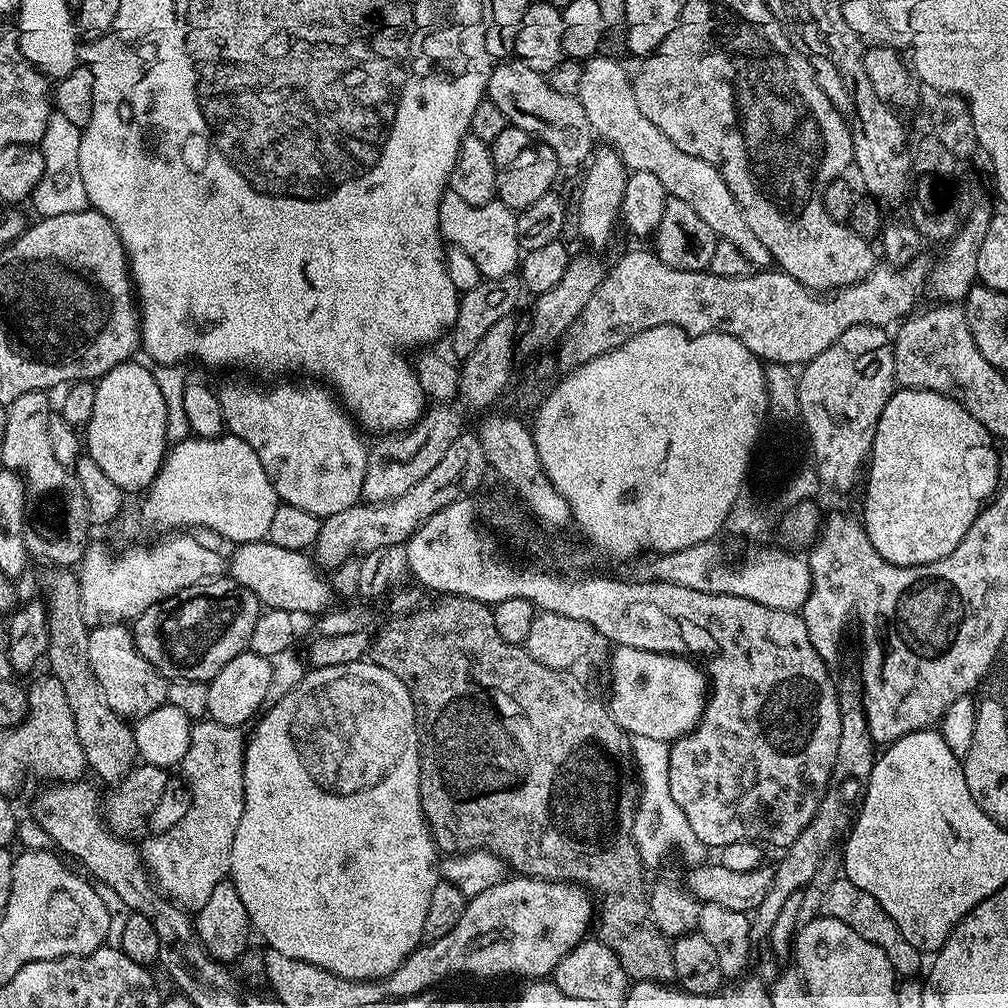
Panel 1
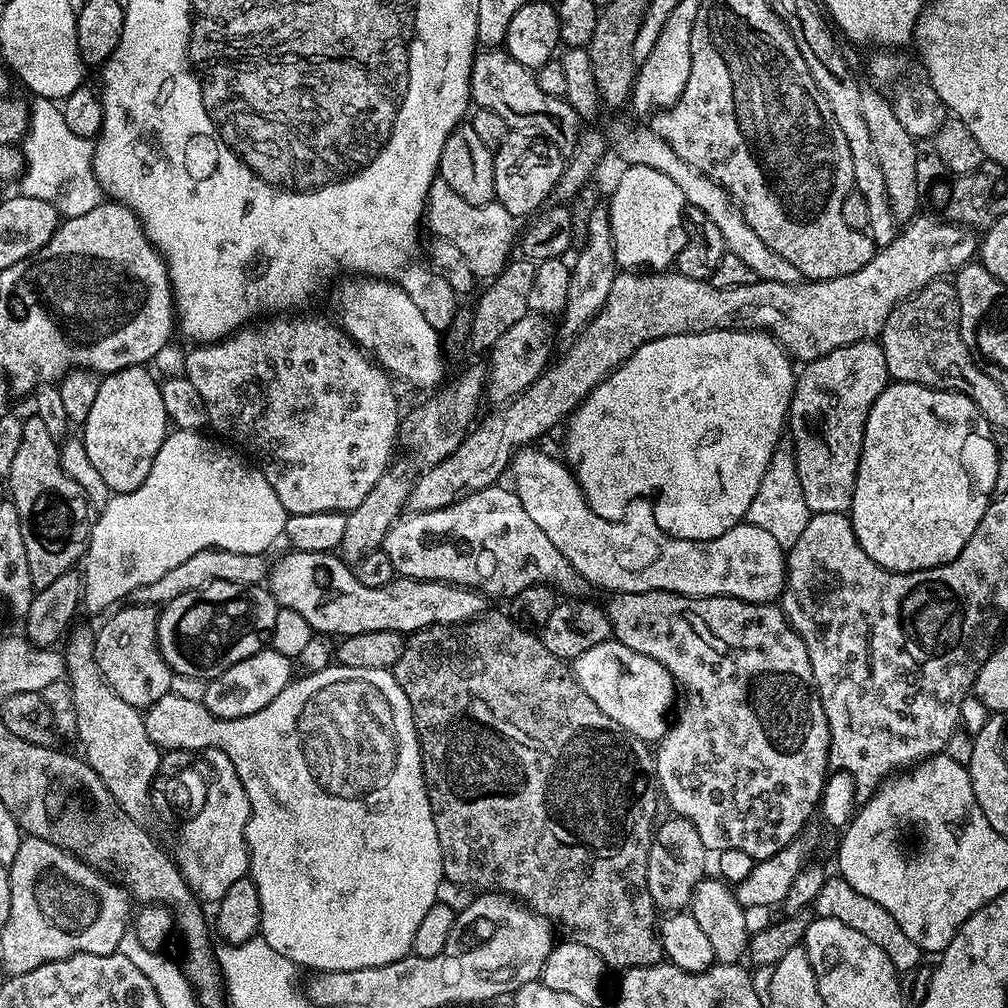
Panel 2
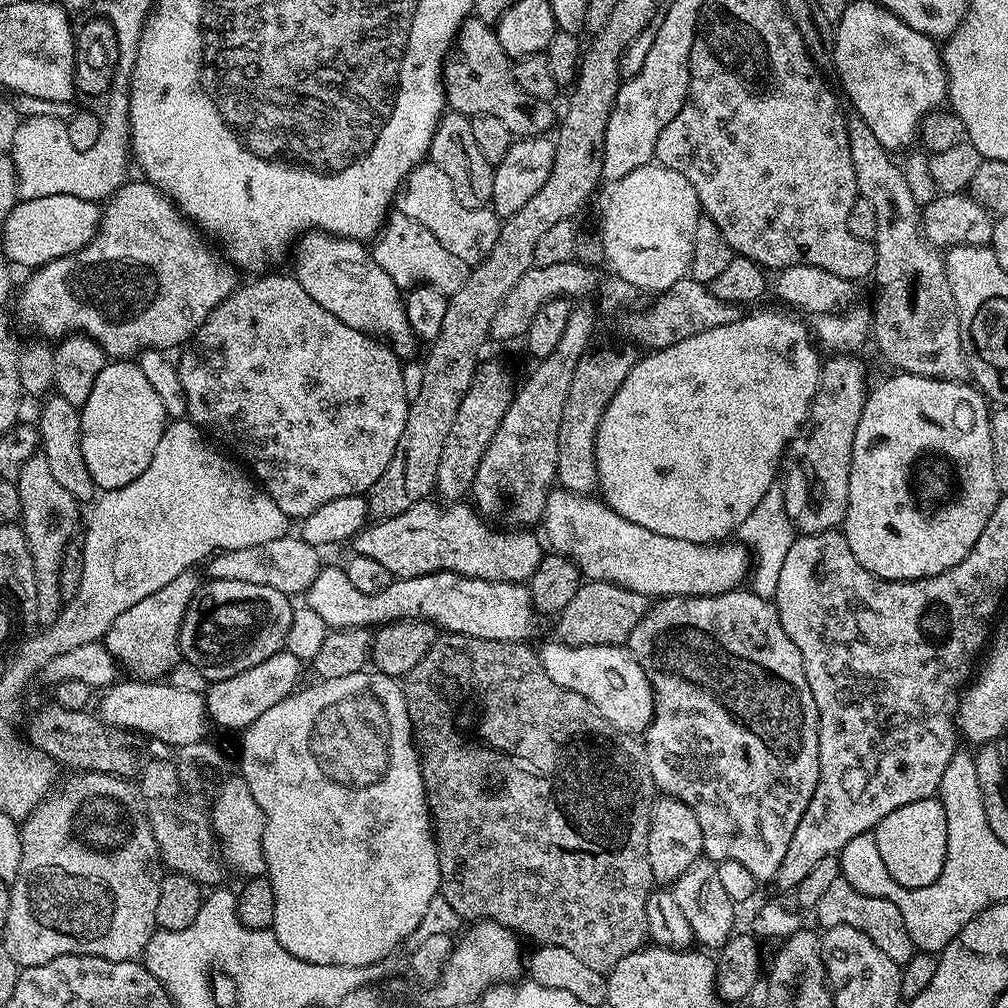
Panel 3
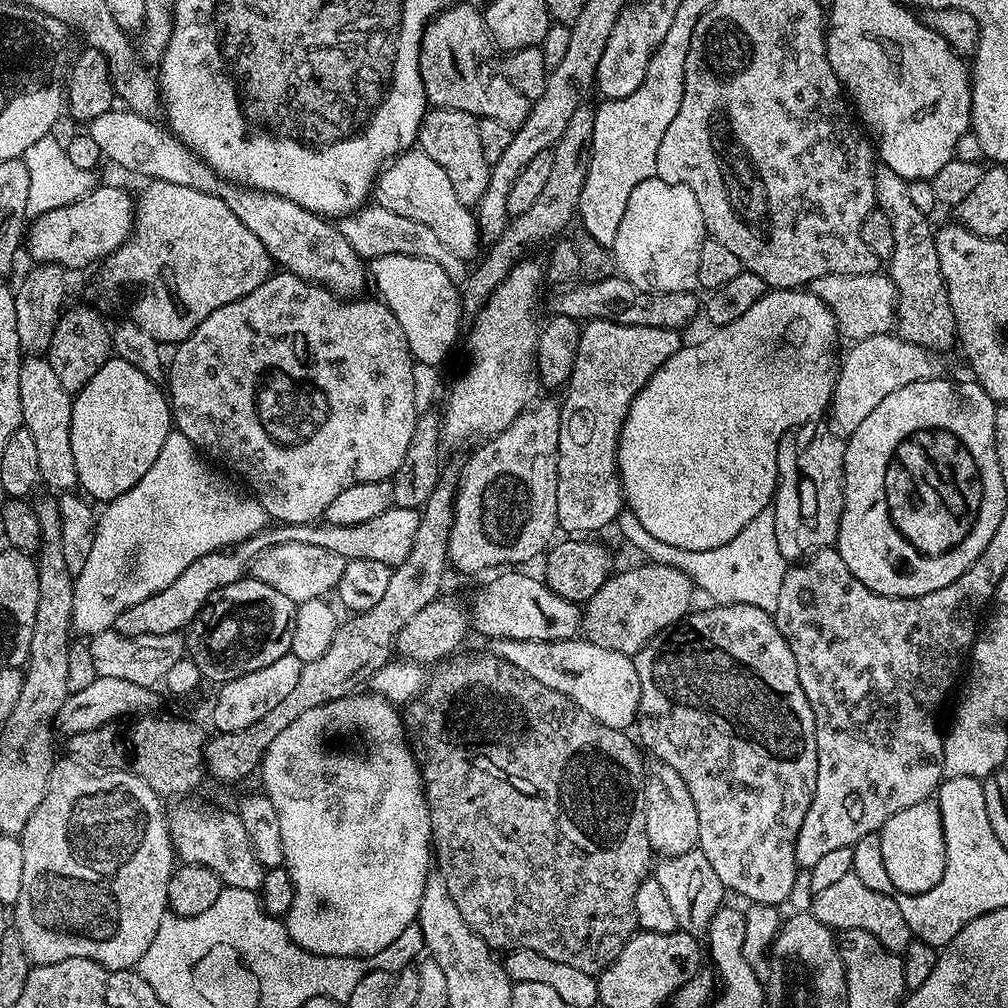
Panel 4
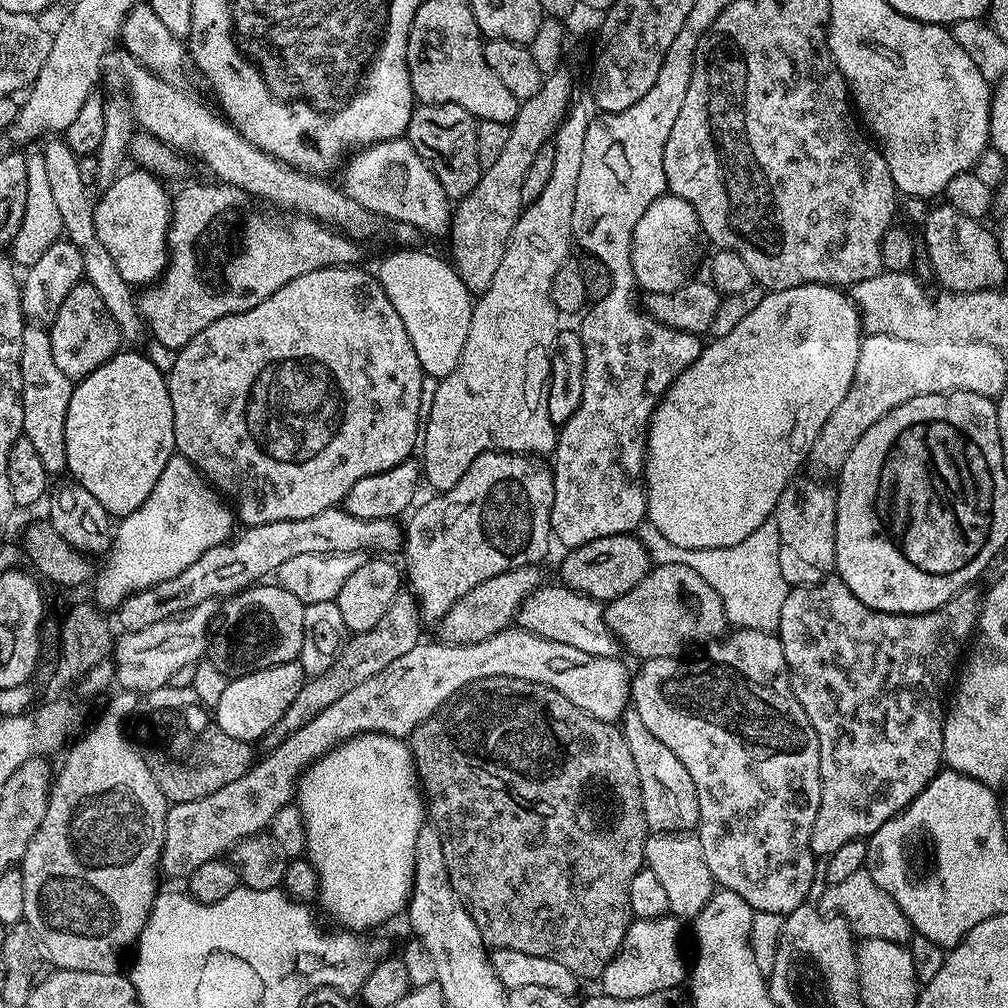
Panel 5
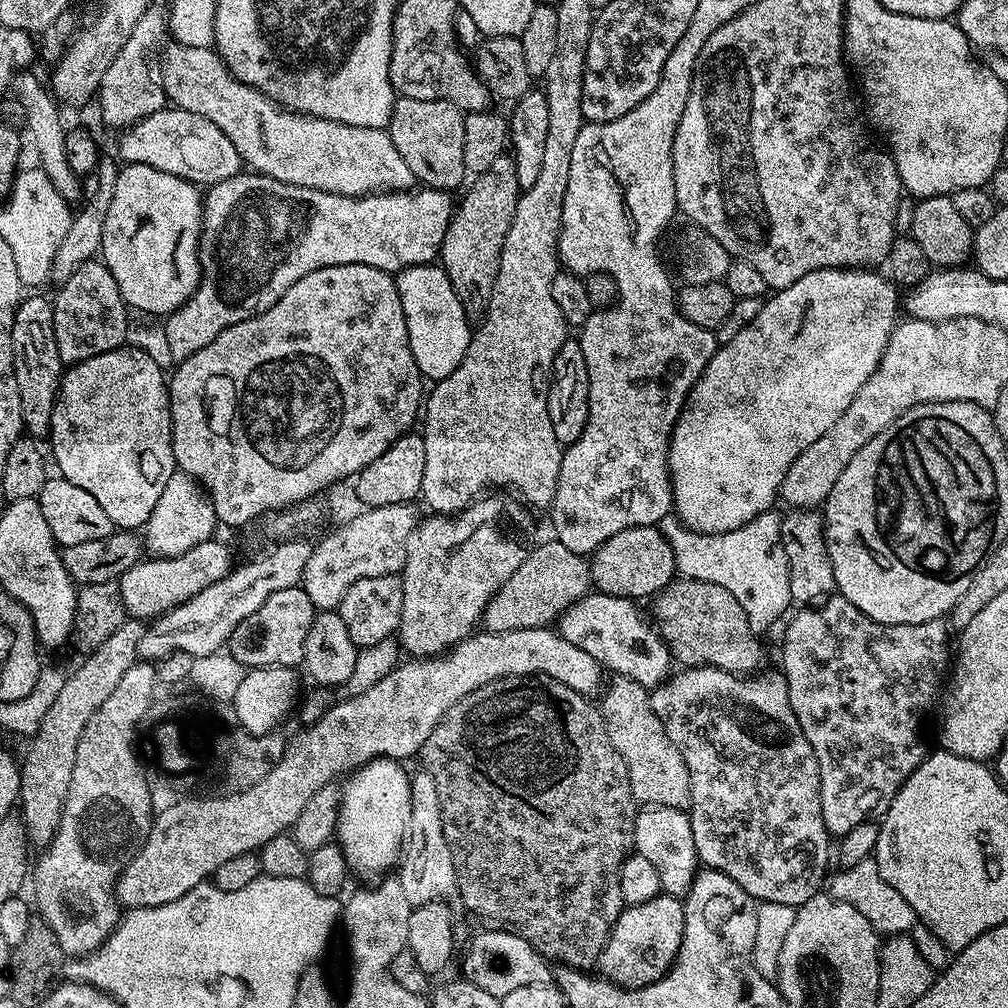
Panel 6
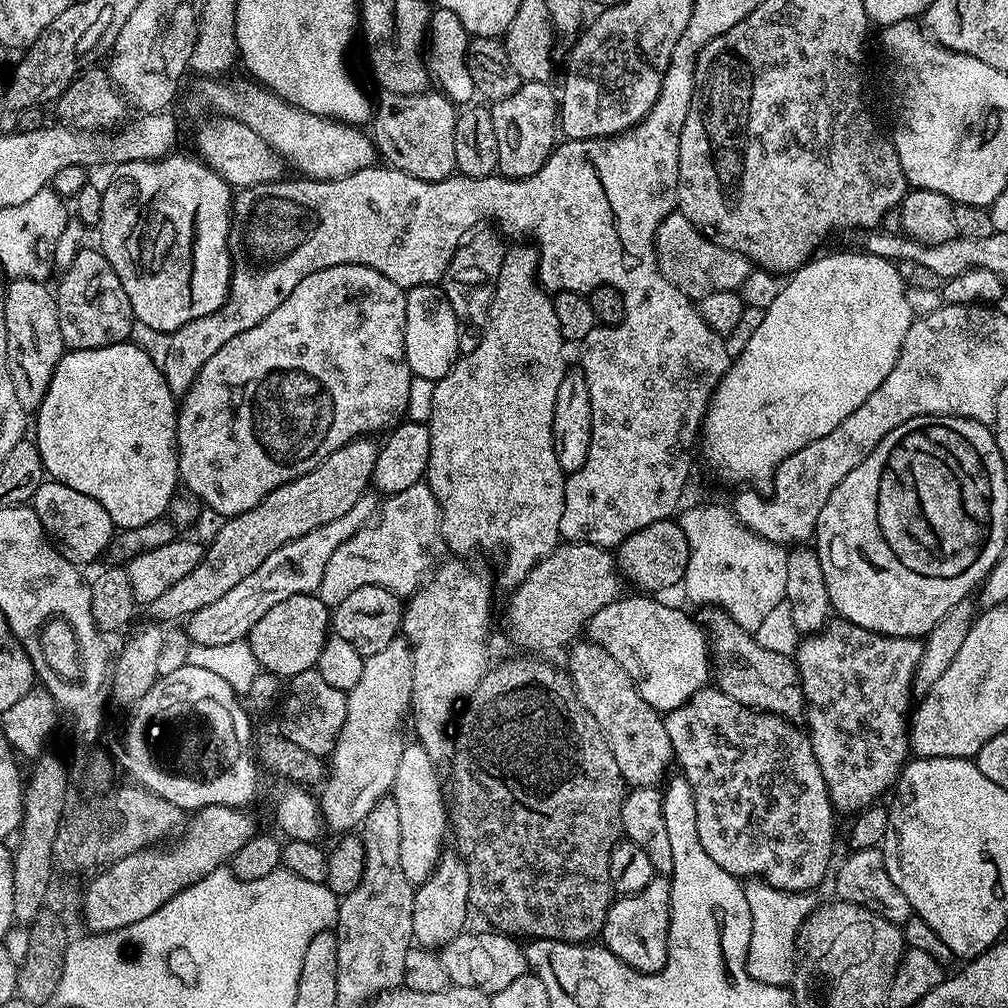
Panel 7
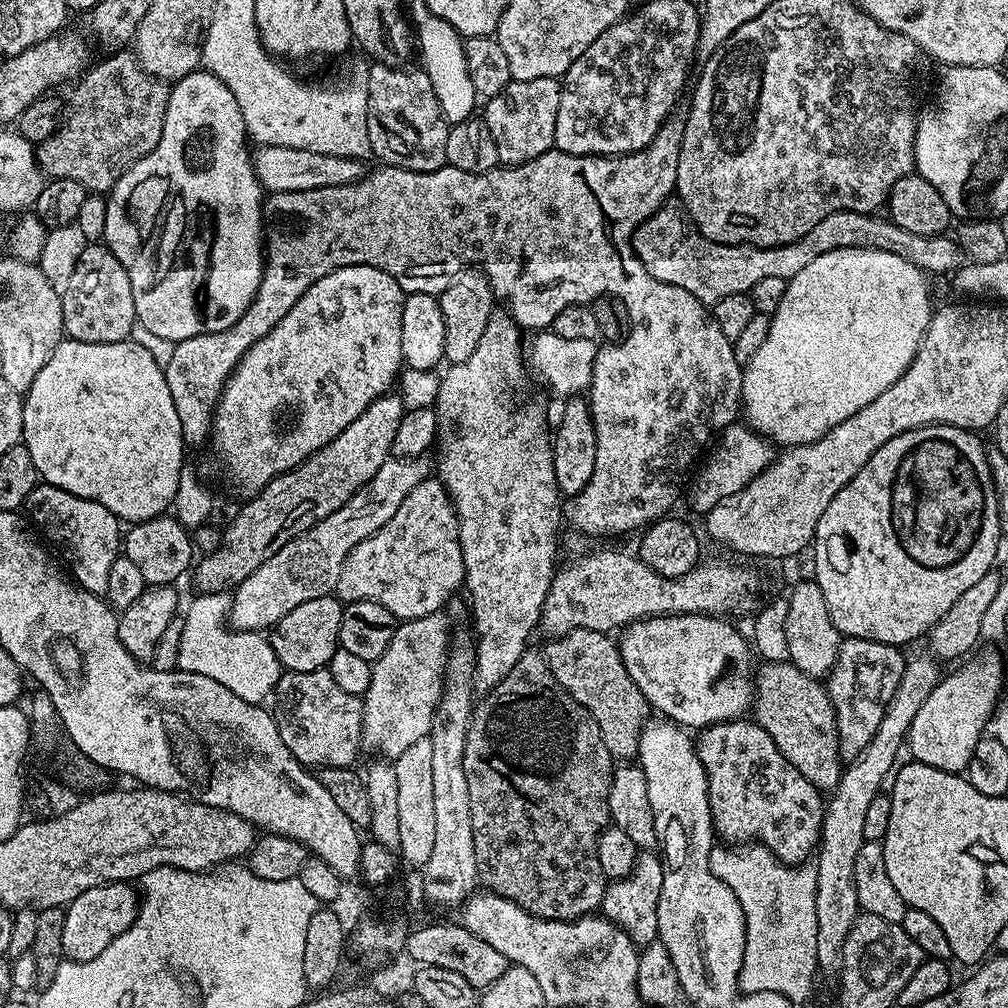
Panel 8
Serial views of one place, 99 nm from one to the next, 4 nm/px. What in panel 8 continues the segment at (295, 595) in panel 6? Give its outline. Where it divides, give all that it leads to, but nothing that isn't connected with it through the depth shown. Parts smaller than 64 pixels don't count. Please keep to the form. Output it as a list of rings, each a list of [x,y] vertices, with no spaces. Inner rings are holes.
[[[332,594],[322,598],[310,598],[310,602],[294,606],[294,610],[290,610],[286,618],[279,620],[270,632],[272,649],[281,669],[289,672],[309,672],[327,668],[330,658],[334,658],[336,649],[340,647],[343,613],[344,604]]]

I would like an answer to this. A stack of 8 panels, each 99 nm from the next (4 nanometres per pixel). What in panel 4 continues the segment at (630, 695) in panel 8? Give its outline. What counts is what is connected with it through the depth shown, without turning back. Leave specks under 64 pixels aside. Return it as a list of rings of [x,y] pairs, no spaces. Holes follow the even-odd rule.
[[[659,762],[649,763],[646,775],[646,838],[650,838],[653,853],[667,858],[693,851],[700,842],[698,810],[694,810],[694,798],[690,798],[686,782],[682,782],[678,770]]]

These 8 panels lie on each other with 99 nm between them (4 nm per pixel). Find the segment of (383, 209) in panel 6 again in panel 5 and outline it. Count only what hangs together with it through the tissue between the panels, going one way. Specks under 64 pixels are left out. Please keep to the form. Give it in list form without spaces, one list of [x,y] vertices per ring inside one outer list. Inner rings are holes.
[[[219,182],[211,183],[192,184],[189,188],[182,189],[180,193],[175,193],[172,202],[172,225],[168,227],[168,267],[164,269],[164,275],[160,277],[155,286],[145,287],[141,291],[144,293],[141,294],[140,292],[138,296],[139,312],[143,316],[145,325],[150,329],[151,339],[162,342],[163,346],[177,350],[185,348],[190,342],[190,338],[194,338],[194,334],[206,330],[206,326],[210,326],[210,322],[218,322],[218,318],[245,312],[254,306],[258,306],[258,302],[266,302],[266,298],[270,298],[270,294],[274,294],[274,290],[280,290],[282,286],[286,286],[286,282],[290,282],[302,274],[310,274],[319,268],[352,266],[359,261],[356,259],[360,256],[361,245],[351,236],[339,230],[333,230],[329,225],[322,224],[319,220],[314,219],[313,216],[292,214],[289,215],[289,220],[267,220],[258,209],[252,208],[253,201],[248,193],[243,192],[238,186]]]

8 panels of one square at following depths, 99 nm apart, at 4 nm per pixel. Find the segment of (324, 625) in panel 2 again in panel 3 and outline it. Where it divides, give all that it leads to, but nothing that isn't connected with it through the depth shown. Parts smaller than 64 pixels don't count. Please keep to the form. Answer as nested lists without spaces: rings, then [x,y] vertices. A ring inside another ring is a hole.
[[[321,567],[310,589],[310,606],[316,611],[322,622],[328,624],[329,629],[367,628],[395,624],[397,620],[426,620],[437,629],[457,636],[470,638],[486,638],[487,640],[514,640],[524,642],[529,639],[528,631],[532,628],[534,611],[531,594],[523,583],[507,584],[504,580],[479,580],[473,576],[463,576],[457,572],[431,572],[425,576],[405,576],[393,579],[386,590],[378,590],[378,594],[362,594],[350,583],[347,571],[343,567]]]

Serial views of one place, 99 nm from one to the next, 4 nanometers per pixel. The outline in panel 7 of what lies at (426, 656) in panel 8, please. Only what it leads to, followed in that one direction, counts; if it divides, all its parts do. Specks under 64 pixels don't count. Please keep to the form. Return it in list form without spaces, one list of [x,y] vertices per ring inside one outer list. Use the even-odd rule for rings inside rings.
[[[397,638],[378,654],[366,656],[362,678],[347,694],[346,722],[330,753],[330,767],[318,792],[323,827],[333,828],[336,834],[359,829],[366,814],[374,810],[374,802],[389,795],[394,778],[398,778],[398,761],[406,743],[405,717],[412,706],[412,645]]]

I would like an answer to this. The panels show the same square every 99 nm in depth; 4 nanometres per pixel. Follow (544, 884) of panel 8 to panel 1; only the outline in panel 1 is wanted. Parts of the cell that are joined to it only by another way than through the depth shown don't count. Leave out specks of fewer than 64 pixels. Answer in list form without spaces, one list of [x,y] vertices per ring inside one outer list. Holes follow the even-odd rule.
[[[441,595],[433,600],[436,601],[429,608],[420,606],[411,612],[393,615],[389,624],[382,625],[380,633],[371,641],[370,660],[371,663],[390,670],[390,674],[397,676],[408,687],[408,693],[416,707],[416,732],[420,736],[420,801],[437,849],[444,854],[487,849],[496,853],[513,873],[533,876],[539,880],[563,880],[569,884],[579,884],[591,890],[597,897],[608,896],[601,904],[599,901],[595,935],[603,944],[610,946],[610,950],[614,950],[629,981],[649,980],[655,984],[671,985],[676,979],[672,946],[669,937],[663,936],[658,926],[654,926],[648,897],[645,895],[646,884],[644,888],[646,866],[640,860],[632,837],[638,799],[638,776],[634,771],[629,734],[620,729],[618,722],[614,722],[605,701],[595,700],[588,693],[587,686],[575,676],[575,671],[550,670],[550,666],[534,662],[534,658],[530,658],[530,654],[521,645],[503,641],[495,630],[493,609],[489,605],[465,596]]]

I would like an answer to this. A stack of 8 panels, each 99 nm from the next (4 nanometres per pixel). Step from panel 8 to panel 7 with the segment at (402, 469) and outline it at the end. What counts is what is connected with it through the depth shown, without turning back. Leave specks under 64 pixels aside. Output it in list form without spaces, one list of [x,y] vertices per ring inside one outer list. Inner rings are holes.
[[[365,494],[358,498],[358,502],[354,502],[350,511],[342,514],[342,518],[334,518],[334,522],[326,522],[326,526],[318,526],[318,530],[310,530],[310,534],[306,534],[302,538],[294,538],[294,542],[286,542],[286,546],[274,550],[274,554],[270,554],[270,558],[266,558],[266,562],[262,562],[262,566],[258,566],[258,570],[254,570],[254,574],[250,574],[250,578],[242,578],[242,582],[238,582],[238,586],[234,586],[234,590],[222,594],[222,598],[218,598],[218,602],[210,602],[210,606],[202,606],[202,610],[187,617],[188,637],[192,639],[193,644],[202,646],[226,646],[226,642],[244,640],[254,626],[254,622],[258,622],[266,614],[266,610],[278,606],[278,602],[286,602],[286,598],[294,598],[298,594],[315,593],[322,582],[322,574],[326,574],[326,562],[330,562],[330,554],[338,546],[342,546],[344,540],[349,540],[359,528],[365,527],[377,515],[377,512],[378,500],[376,504],[372,494]]]

